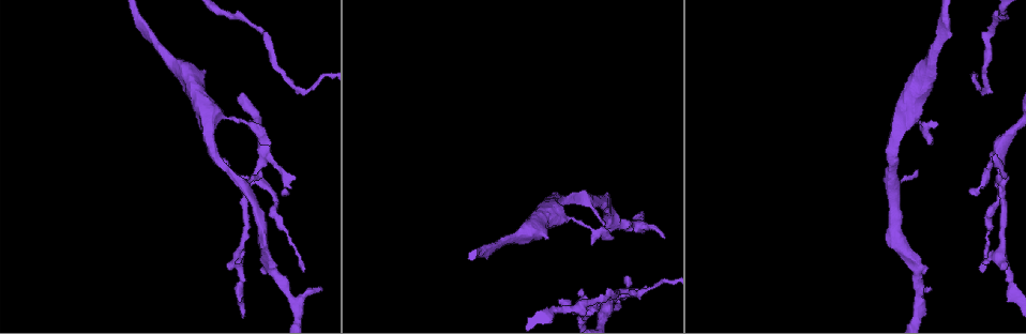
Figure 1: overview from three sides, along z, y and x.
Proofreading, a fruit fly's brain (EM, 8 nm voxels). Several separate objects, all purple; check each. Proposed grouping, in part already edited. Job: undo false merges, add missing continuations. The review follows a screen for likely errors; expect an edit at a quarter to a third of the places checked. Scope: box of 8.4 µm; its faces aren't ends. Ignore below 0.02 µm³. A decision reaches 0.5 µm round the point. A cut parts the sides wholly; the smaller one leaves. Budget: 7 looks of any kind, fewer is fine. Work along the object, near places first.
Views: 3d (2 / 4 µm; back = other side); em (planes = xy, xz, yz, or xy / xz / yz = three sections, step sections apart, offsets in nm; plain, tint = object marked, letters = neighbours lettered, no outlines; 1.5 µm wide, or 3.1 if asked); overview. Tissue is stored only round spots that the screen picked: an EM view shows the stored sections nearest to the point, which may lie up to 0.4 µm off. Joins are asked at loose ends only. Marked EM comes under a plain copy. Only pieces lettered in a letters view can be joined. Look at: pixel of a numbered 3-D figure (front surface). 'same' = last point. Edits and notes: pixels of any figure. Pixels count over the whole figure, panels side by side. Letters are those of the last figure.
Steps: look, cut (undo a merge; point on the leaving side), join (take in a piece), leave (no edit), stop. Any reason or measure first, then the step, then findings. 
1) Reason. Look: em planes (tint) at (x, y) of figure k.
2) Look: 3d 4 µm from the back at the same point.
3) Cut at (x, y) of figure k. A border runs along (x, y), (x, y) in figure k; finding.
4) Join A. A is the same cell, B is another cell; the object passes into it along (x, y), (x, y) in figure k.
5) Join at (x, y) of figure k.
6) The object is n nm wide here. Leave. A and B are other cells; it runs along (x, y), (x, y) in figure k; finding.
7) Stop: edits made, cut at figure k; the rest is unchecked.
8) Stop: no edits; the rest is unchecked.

Calibre changes. Look: em xz step 8 (tint) at (248, 123) of figure 1.

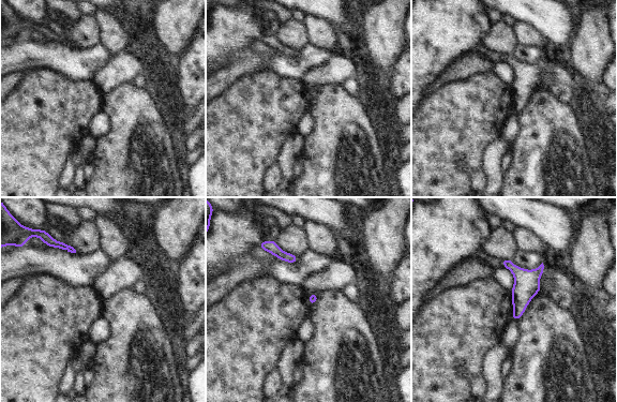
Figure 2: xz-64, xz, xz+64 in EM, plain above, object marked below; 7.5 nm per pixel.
Look: em planes (tint) at the same point.

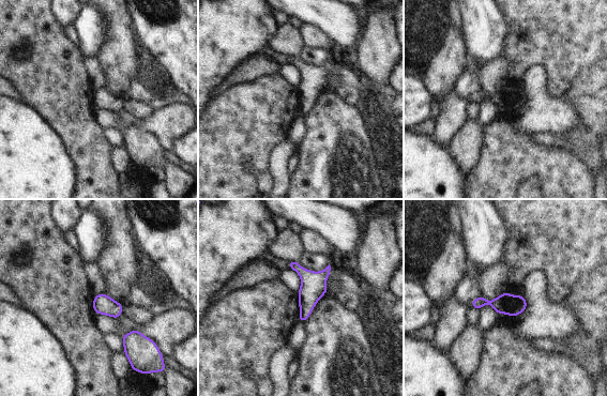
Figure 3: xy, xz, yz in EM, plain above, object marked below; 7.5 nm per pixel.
Look: em planes (letters) at the same point.

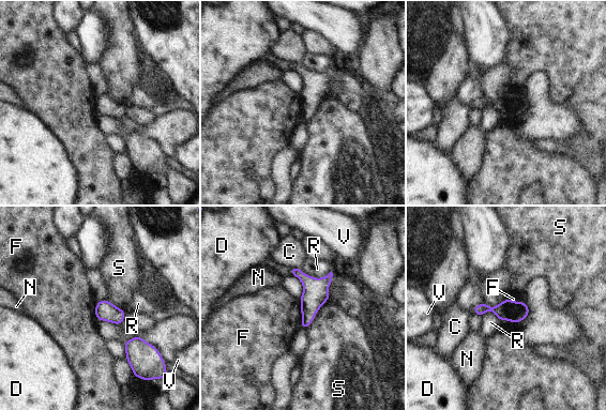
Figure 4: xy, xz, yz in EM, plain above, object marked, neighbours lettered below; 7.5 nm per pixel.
Leave. C, D, F, N, R, S and V are other cells; a border runs along (299, 298), (301, 327) in figure 4; continuous, no second neuron.

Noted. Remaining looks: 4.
Abrupt turn. Look: 3d 2 µm from the back at (983, 94) of figure 1.

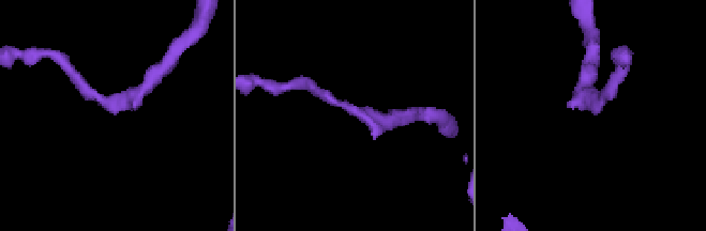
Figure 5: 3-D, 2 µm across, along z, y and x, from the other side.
Look: em xz step 8 (tint) at (357, 108) of figure 5.

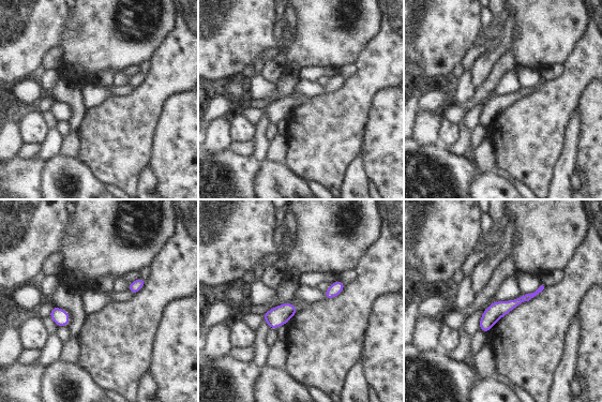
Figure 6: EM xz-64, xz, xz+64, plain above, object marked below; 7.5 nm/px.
Look: em xz step 8 (letters) at the same point.

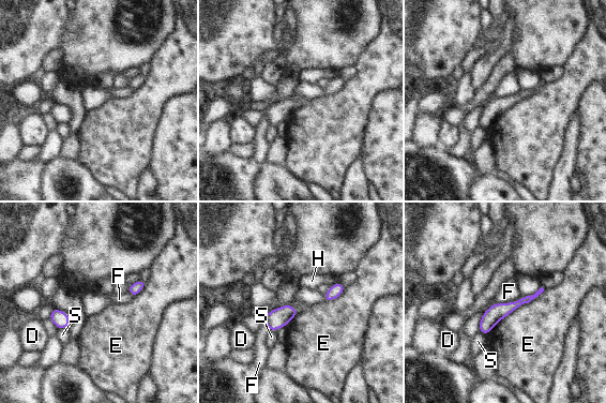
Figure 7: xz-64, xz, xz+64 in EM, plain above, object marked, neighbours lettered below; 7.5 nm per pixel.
Leave. D, E, F, H and S are other cells; all the same neuron.

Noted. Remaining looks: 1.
Side arm on a straight run. Look: em planes (letters) at (255, 172) of figure 1.

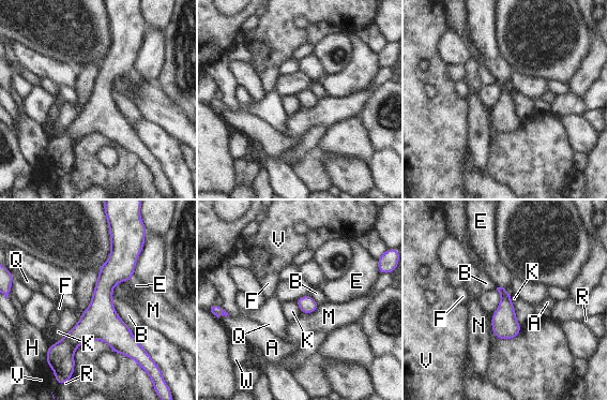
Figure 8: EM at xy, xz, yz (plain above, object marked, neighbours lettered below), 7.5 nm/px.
The longest contact is with K, 550 nm. Leave. A, B, E, F, H, K, M, N, Q, R, V and W are other cells; a border runs along (94, 284), (80, 319), (49, 345) in figure 8; continuous, no second neuron.

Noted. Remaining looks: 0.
Stop: no edits; the rest is unchecked.

